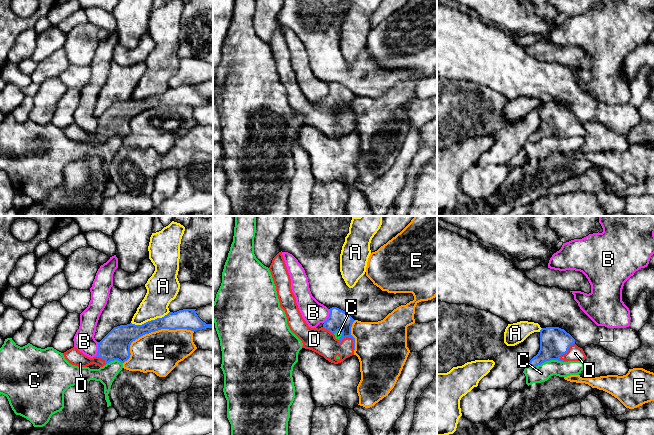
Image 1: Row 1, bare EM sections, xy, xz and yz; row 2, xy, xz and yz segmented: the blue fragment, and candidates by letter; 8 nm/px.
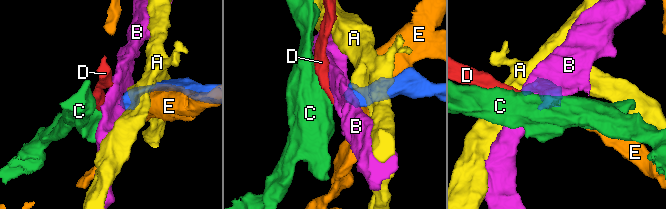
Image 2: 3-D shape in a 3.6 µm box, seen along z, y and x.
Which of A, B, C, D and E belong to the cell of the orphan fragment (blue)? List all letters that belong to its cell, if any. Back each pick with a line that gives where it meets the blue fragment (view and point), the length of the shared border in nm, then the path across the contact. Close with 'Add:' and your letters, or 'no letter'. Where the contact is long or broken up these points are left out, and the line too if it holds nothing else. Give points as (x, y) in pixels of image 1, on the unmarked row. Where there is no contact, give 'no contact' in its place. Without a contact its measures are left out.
D: yz (566, 128) | 180 nm | across yz (554, 117), (566, 128), (575, 129)
Add: D

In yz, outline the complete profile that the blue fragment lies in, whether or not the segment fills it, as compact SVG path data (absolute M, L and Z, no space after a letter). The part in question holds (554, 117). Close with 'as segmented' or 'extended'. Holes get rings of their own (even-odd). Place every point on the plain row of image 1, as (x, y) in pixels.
M546 103L540 106L540 126L529 142L536 143L550 136L561 138L584 137L586 131L582 124L575 120L575 115L564 105Z | extended

